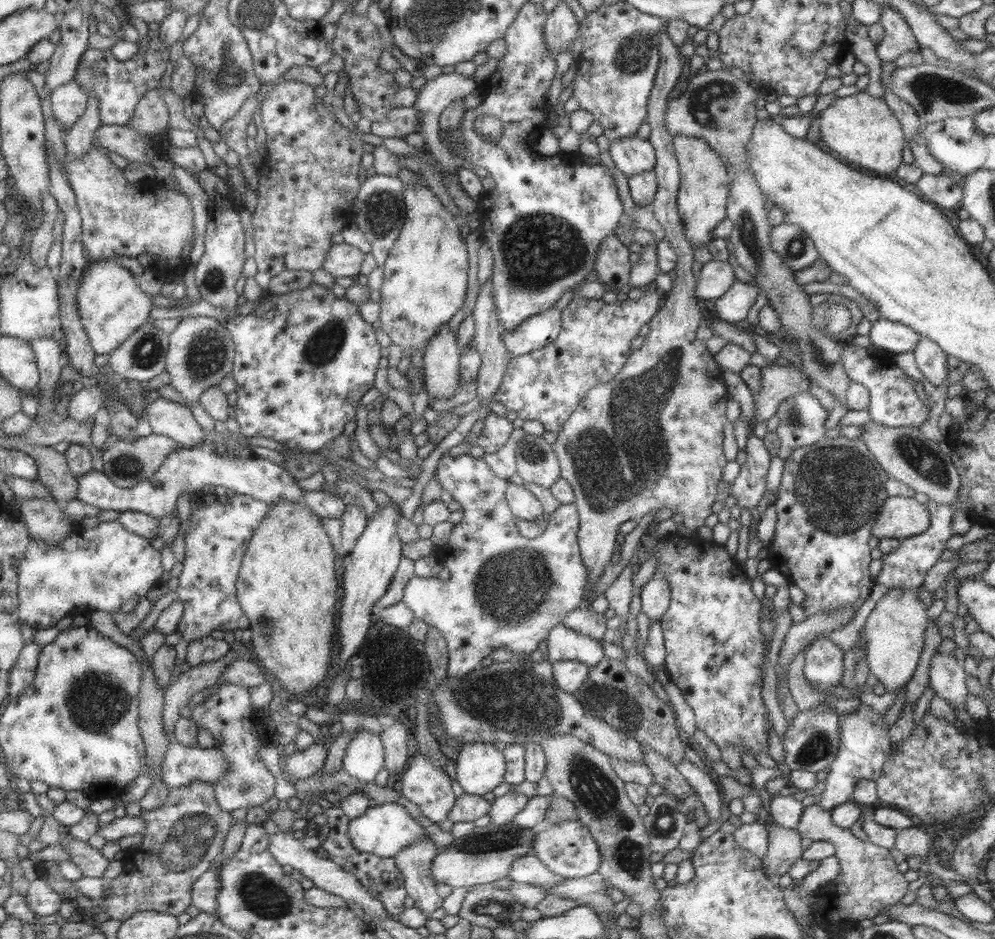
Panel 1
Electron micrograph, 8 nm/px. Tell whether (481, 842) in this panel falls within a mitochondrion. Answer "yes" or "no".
yes

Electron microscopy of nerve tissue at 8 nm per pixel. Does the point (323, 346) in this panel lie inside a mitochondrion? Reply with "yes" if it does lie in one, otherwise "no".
yes

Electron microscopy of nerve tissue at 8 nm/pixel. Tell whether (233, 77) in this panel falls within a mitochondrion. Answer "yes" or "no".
yes

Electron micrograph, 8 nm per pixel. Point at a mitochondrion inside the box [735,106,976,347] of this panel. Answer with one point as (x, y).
(749, 238)

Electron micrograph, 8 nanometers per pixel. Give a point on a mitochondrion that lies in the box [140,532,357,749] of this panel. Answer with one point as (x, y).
(265, 627)

